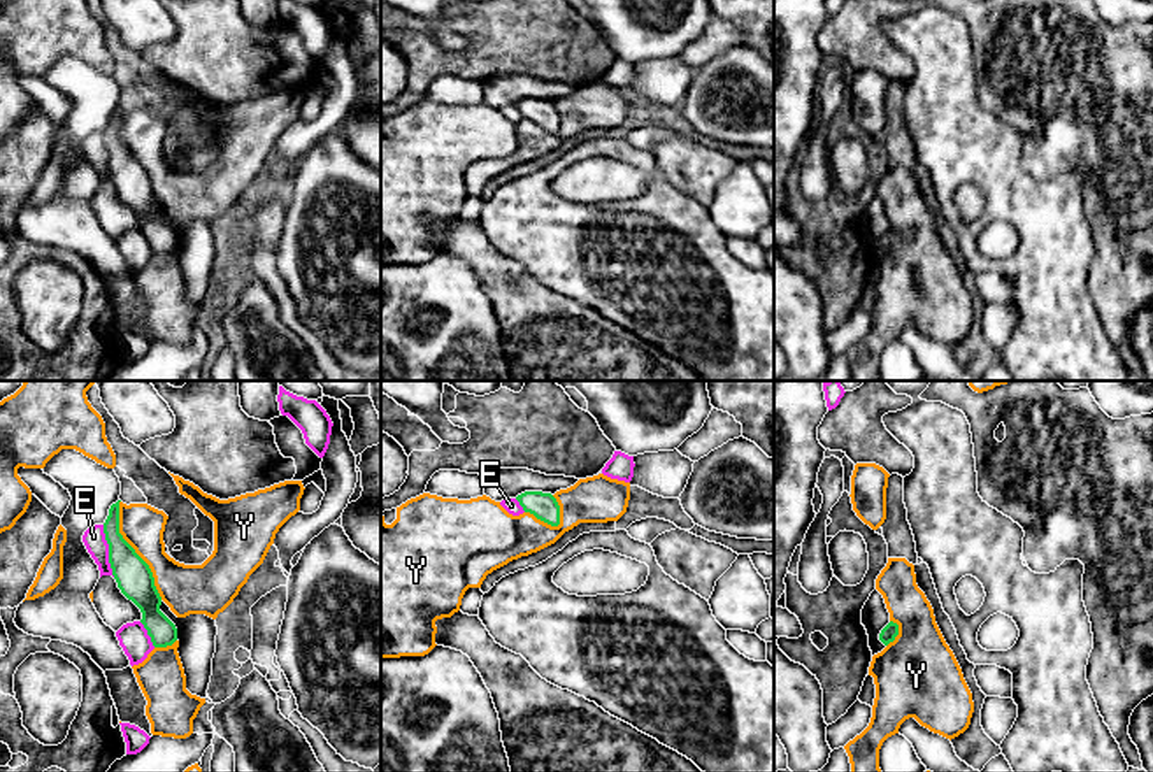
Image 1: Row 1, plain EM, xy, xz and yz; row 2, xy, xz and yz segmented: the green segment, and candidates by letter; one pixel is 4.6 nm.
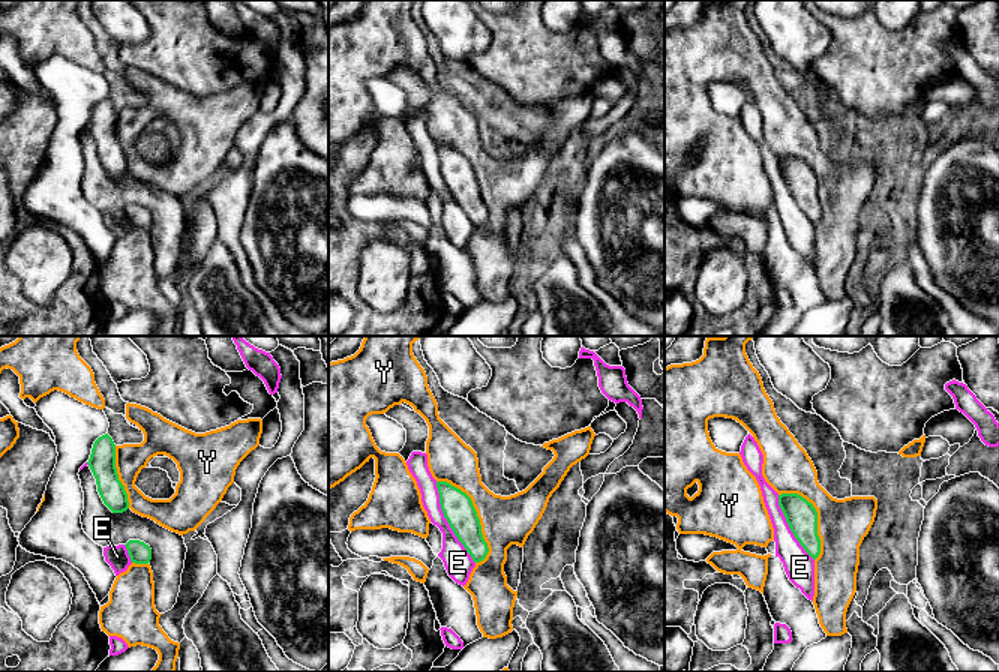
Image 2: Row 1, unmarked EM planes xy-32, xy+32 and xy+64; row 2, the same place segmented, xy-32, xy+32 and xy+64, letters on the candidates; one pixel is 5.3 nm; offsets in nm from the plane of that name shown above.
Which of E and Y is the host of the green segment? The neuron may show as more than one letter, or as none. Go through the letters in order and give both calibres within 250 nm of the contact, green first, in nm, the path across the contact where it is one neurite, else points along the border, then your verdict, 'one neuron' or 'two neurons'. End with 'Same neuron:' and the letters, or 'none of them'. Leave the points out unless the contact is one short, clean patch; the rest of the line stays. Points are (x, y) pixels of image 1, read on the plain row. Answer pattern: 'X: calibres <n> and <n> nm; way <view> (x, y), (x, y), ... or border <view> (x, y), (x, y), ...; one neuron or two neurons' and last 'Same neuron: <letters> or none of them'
E: calibres 170 and 100 nm; two neurons
Y: calibres 170 and 200 nm; one neuron
Same neuron: Y

